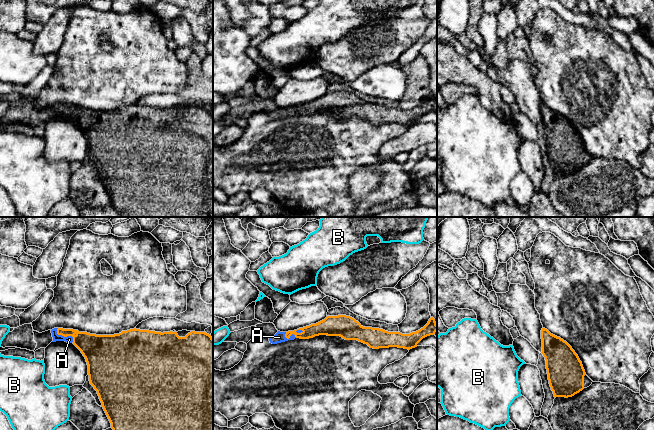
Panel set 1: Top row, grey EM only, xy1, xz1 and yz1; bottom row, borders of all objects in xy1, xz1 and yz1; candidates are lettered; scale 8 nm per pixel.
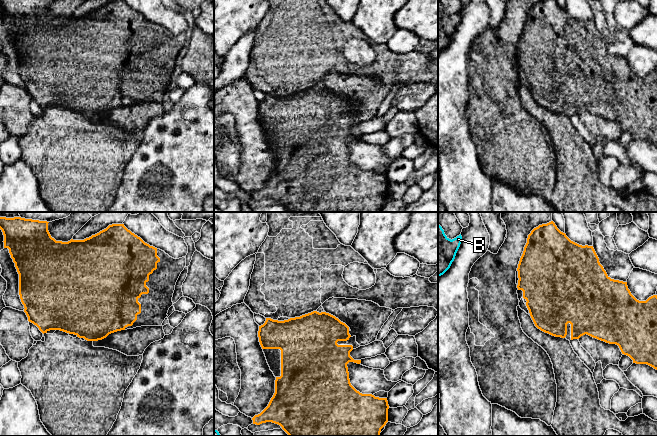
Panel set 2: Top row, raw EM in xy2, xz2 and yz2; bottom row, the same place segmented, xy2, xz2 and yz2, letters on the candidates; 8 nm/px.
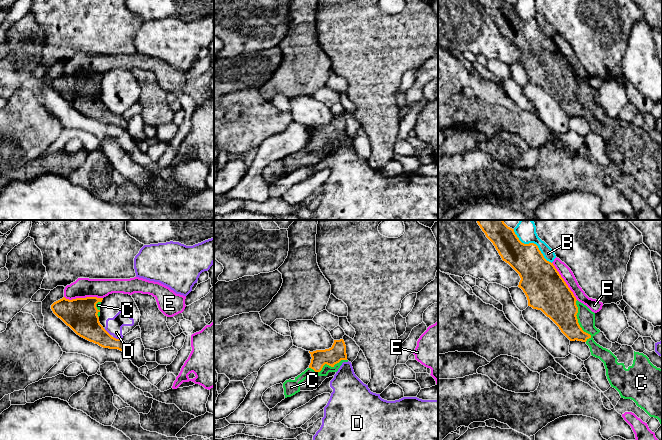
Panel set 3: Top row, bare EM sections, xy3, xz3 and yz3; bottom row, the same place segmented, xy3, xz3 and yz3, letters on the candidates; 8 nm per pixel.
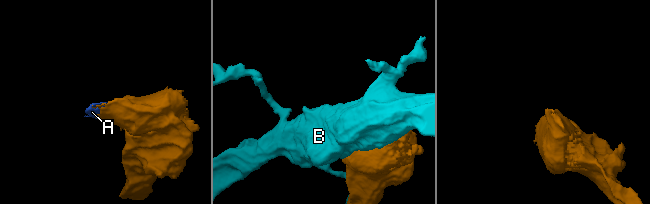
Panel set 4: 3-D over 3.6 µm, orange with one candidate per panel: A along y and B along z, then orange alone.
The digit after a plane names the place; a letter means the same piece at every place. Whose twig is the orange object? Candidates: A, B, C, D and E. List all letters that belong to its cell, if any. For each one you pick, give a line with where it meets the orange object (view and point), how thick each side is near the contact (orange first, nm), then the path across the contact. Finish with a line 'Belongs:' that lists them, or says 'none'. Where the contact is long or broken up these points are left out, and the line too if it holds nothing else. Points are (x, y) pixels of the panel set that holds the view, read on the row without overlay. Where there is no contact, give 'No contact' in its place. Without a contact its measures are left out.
A: Touches orange at xy1 (65, 112). Thickness 220 nm (orange) against 60 nm. Path across: xy1 (94, 123), (75, 112), (65, 112), (69, 115)
C: Touches orange at yz3 (577, 98). Thickness 280 nm (orange) against 140 nm
Belongs: A, C

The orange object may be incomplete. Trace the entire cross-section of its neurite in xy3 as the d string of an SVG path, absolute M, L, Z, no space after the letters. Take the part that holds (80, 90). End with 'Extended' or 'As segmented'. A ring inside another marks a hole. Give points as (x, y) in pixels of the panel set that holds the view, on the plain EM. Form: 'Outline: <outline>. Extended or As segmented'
Outline: M86 73L62 75L51 81L53 89L80 113L103 124L127 127L122 115L112 113L100 100L100 83L103 74Z. Extended

